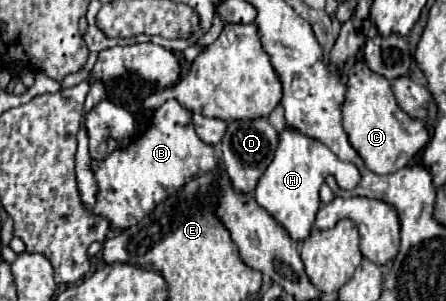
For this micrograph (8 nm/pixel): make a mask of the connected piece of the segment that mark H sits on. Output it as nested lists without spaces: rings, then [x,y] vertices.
[[[284,128],[278,134],[274,158],[256,184],[254,198],[290,232],[294,240],[306,240],[320,208],[318,190],[328,174],[334,174],[338,178],[338,184],[346,190],[352,190],[358,184],[358,168],[354,164],[340,162],[338,158],[334,158],[334,154],[322,142],[304,136],[294,128]]]

